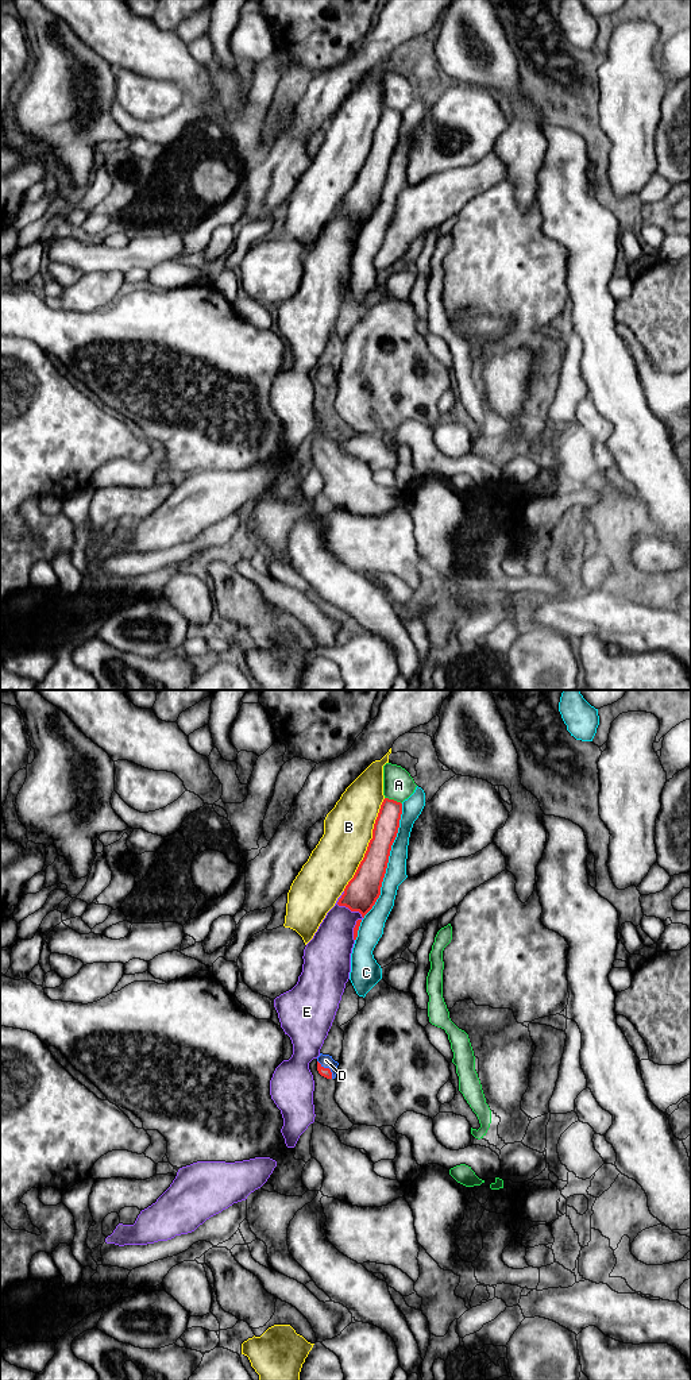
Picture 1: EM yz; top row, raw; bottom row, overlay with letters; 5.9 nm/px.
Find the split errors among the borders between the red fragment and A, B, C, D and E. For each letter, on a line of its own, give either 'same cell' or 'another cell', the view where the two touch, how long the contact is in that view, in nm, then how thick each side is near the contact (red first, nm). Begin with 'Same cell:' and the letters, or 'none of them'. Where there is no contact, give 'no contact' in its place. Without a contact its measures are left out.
Same cell: D
A: another cell | yz | 110 nm | 150/180 nm
B: another cell | yz | 600 nm | 180/280 nm
C: another cell | yz | 850 nm | 200/130 nm
D: same cell | yz | 140 nm | 60/80 nm
E: another cell | yz | 300 nm | 200/240 nm

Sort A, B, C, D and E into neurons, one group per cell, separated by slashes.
A / B / C / D / E

